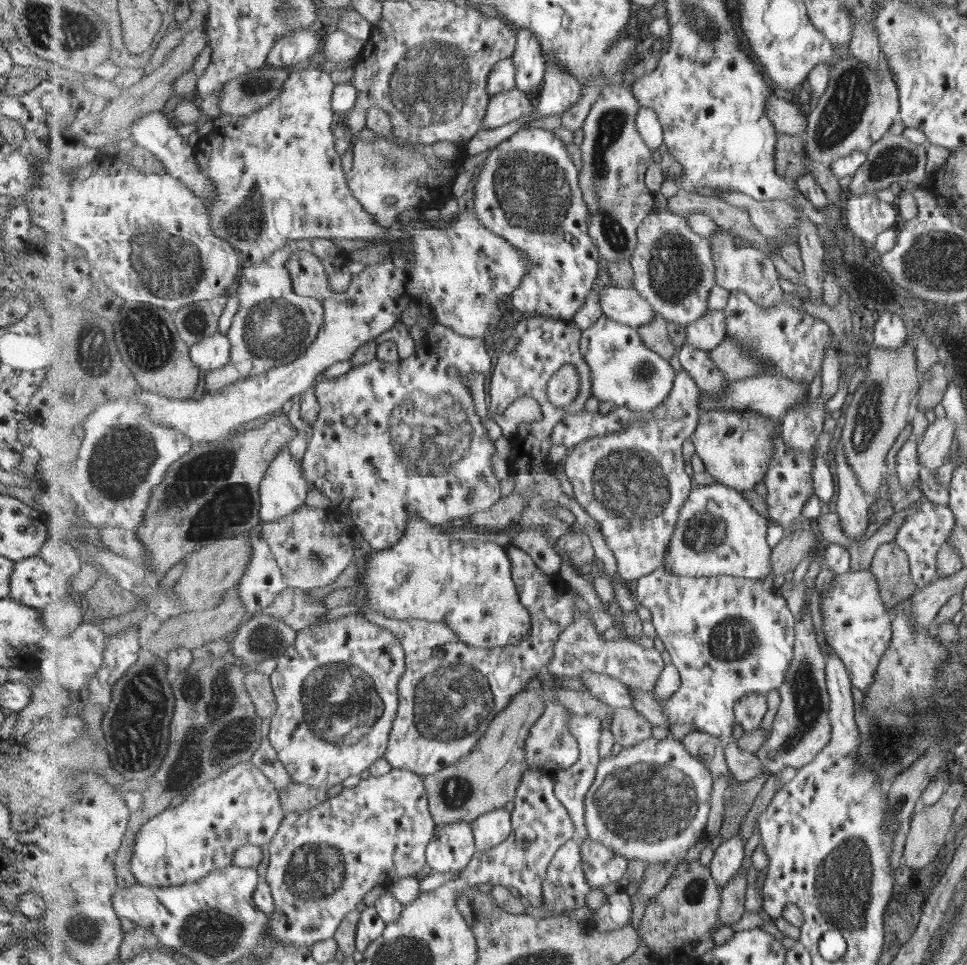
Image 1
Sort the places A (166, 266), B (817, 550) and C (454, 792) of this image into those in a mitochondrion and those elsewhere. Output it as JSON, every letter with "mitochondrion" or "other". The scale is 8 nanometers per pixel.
{"A":"mitochondrion","B":"other","C":"mitochondrion"}

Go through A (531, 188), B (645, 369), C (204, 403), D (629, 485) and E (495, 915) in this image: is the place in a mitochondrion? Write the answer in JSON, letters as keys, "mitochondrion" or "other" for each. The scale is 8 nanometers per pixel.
{"A":"mitochondrion","B":"mitochondrion","C":"other","D":"mitochondrion","E":"other"}

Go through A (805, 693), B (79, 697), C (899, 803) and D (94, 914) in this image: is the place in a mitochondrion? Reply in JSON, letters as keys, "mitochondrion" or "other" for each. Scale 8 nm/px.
{"A":"mitochondrion","B":"other","C":"mitochondrion","D":"mitochondrion"}

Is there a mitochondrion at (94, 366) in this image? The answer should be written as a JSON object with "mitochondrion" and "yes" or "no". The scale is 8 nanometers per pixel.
{"mitochondrion":"yes"}

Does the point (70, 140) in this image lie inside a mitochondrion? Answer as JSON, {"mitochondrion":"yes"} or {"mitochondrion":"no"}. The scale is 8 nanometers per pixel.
{"mitochondrion":"no"}

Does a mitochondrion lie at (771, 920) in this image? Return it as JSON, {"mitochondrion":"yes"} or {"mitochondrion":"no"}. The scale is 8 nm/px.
{"mitochondrion":"no"}

